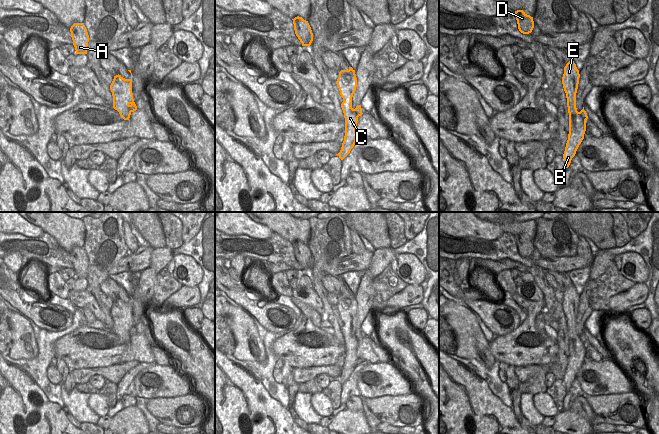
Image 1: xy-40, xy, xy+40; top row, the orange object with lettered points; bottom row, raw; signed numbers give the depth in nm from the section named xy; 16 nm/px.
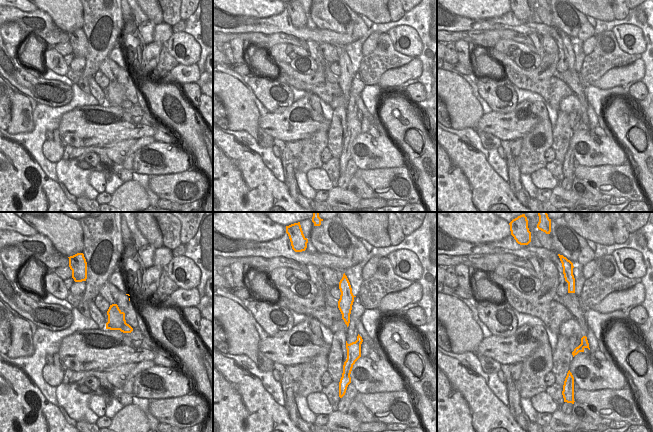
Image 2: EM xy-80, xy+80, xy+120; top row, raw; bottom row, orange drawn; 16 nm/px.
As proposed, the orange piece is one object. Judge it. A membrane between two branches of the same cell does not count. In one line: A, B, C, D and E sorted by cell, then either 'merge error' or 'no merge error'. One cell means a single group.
groups A C D E / B; merge error

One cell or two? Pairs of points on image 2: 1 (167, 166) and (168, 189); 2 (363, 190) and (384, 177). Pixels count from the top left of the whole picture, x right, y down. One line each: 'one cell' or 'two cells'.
1: two cells
2: two cells

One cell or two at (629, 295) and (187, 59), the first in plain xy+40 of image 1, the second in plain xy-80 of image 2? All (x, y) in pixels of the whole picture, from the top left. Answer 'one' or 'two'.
two

